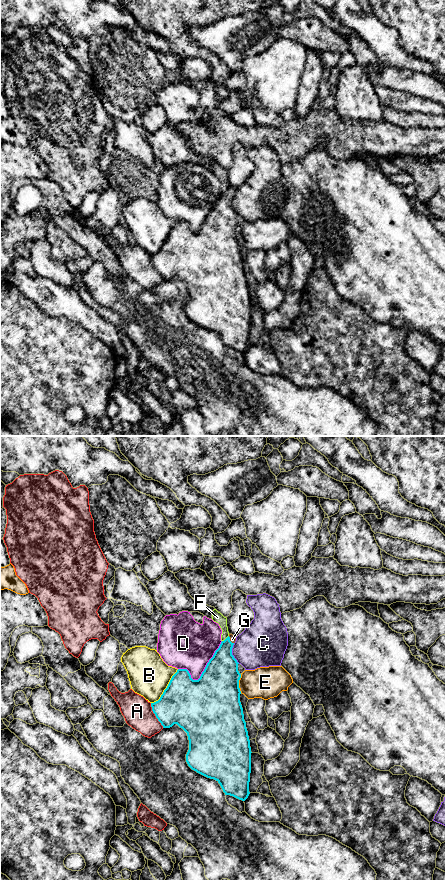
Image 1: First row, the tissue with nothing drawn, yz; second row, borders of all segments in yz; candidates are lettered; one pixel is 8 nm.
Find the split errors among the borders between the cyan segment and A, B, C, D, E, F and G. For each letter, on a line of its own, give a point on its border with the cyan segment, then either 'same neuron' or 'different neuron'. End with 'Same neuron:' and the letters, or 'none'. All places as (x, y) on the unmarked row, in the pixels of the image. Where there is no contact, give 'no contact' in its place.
A: yz (155, 267) | different neuron
B: yz (166, 240) | different neuron
C: yz (231, 205) | different neuron
D: yz (203, 223) | different neuron
E: yz (238, 235) | different neuron
F: yz (226, 190) | different neuron
G: yz (229, 192) | same neuron
Same neuron: G

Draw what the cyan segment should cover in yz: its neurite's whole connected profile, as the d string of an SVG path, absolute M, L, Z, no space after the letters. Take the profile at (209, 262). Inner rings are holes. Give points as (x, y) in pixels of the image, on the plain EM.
M229 188L221 194L213 209L207 215L198 232L193 232L187 221L178 221L172 228L167 240L160 251L151 255L152 263L163 280L170 280L177 276L188 288L189 302L186 306L188 318L197 325L216 332L225 347L233 348L245 353L249 344L251 325L251 299L244 272L243 260L240 254L239 232L241 226L238 223L238 214L232 207L232 200L236 188Z

